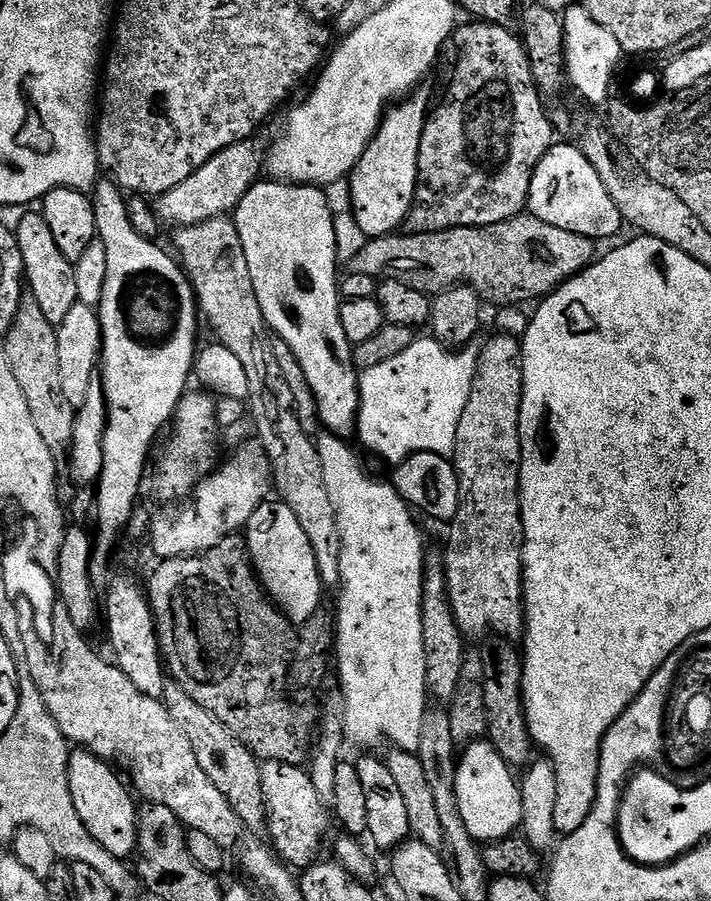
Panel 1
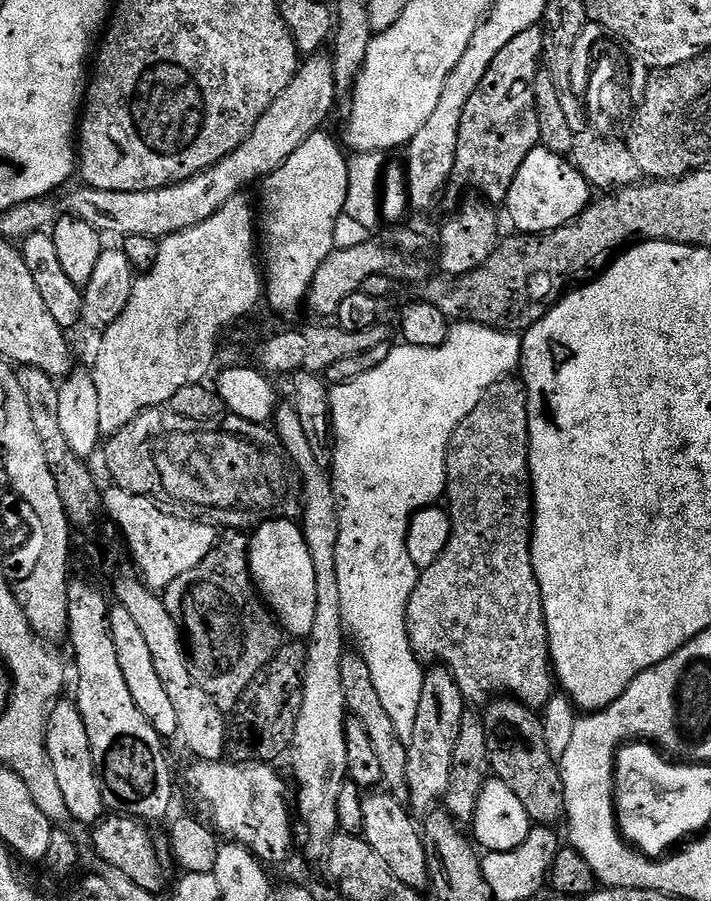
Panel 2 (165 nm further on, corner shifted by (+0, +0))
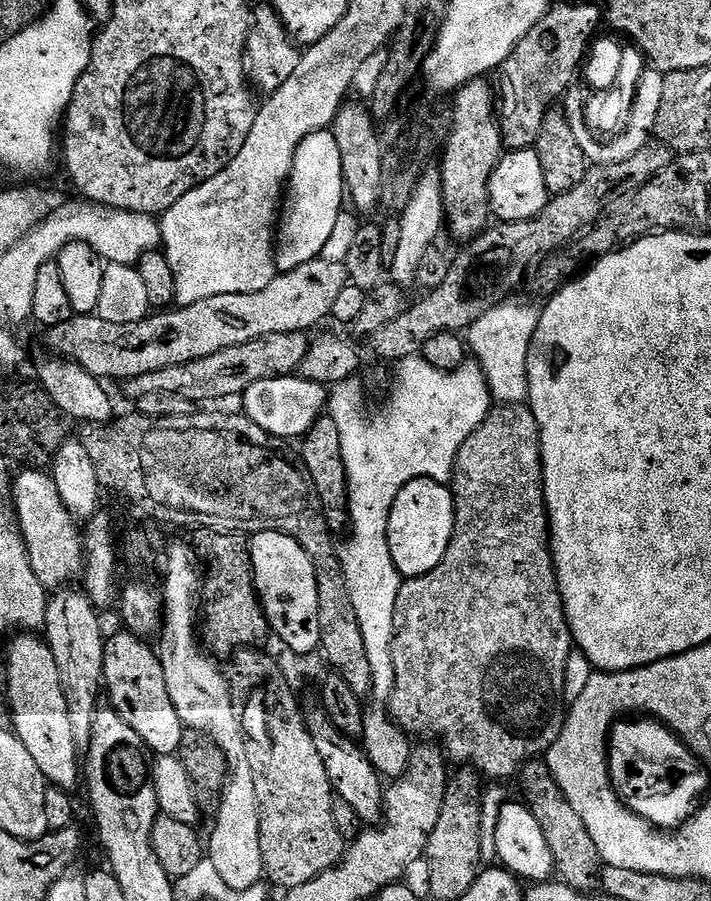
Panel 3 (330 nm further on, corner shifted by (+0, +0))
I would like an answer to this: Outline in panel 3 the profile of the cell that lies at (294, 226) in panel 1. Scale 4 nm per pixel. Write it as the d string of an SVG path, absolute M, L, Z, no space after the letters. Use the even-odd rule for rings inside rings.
M330 130L310 134L294 154L294 166L288 175L286 195L274 232L277 273L298 270L298 266L306 266L306 262L323 257L334 222L338 222L345 204L346 189L338 142L334 142L334 134Z

